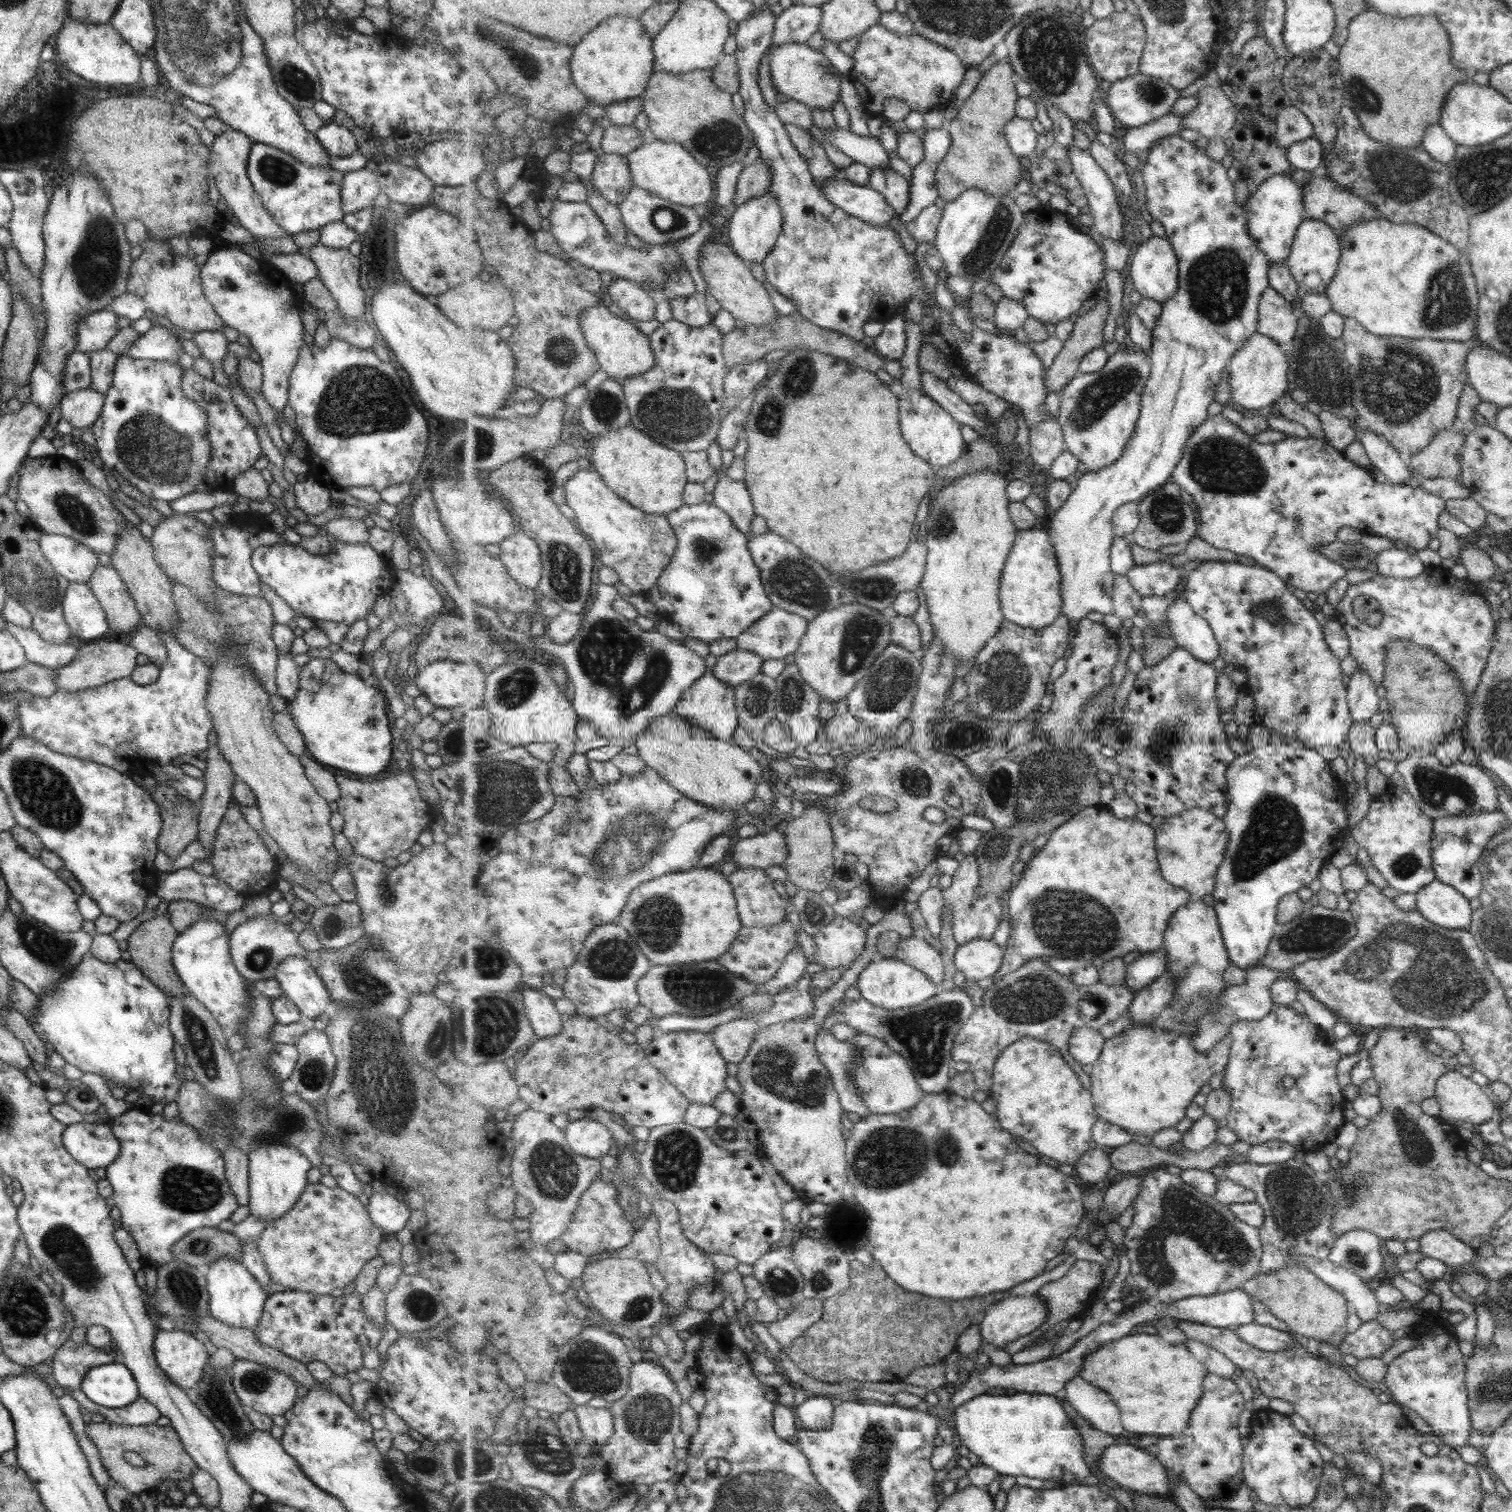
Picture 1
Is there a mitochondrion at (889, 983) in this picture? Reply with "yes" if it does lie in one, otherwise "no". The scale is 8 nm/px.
no

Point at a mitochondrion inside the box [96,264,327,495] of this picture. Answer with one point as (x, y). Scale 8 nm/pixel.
(153, 447)

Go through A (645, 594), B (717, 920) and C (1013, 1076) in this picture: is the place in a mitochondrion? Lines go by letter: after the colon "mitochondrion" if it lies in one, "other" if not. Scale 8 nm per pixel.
A: other
B: other
C: other

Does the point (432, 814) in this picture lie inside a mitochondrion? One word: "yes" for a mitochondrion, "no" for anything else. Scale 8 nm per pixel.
no

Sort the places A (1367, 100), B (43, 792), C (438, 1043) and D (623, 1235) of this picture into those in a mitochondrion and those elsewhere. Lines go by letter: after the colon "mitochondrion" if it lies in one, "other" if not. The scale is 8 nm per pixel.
A: mitochondrion
B: mitochondrion
C: mitochondrion
D: other

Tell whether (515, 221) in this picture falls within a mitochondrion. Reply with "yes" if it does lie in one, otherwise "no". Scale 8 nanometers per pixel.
no

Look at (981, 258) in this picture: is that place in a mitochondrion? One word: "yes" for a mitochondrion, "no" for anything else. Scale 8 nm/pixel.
yes

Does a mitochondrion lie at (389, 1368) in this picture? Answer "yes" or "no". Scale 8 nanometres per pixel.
no

